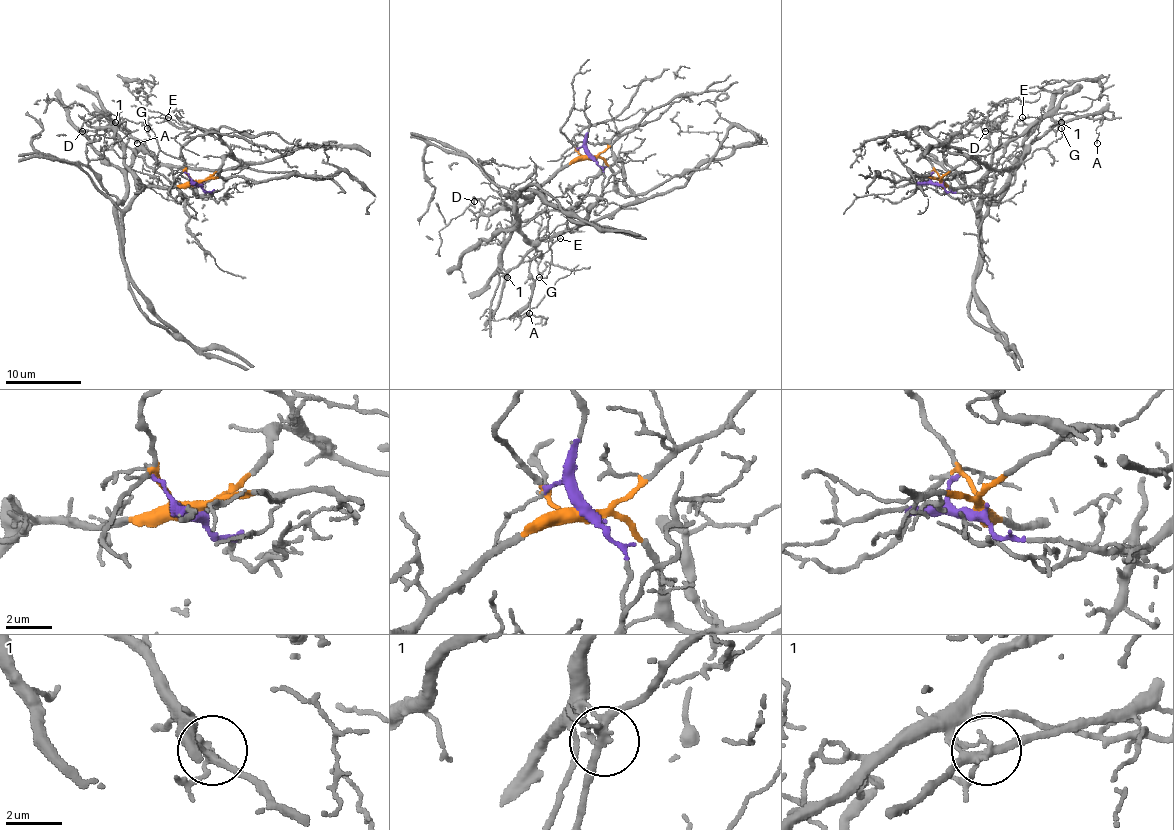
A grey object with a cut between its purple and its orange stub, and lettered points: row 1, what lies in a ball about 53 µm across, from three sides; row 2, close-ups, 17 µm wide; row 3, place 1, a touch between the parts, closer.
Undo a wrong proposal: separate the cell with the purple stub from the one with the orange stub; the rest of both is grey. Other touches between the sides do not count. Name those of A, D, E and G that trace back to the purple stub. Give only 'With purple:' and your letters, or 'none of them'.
With purple: A, E, G

